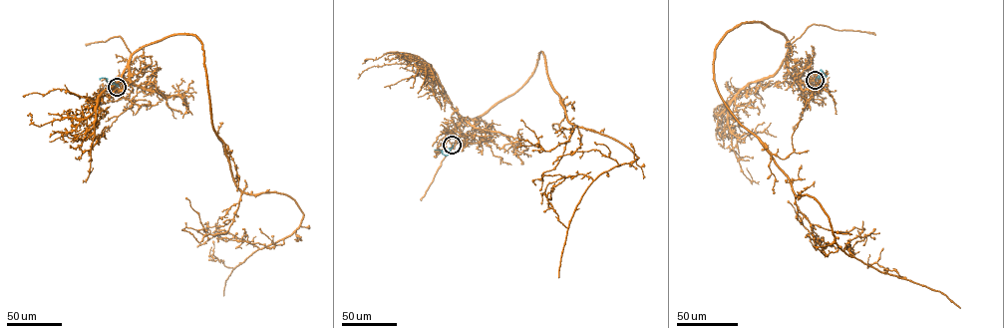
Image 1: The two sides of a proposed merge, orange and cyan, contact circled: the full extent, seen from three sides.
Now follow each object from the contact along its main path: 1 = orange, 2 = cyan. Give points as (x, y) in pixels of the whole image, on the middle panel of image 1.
1: (452, 145), (464, 119), (513, 94), (541, 52), (566, 119), (638, 158), (587, 188), (558, 277)
2: (452, 145), (446, 155), (434, 149)

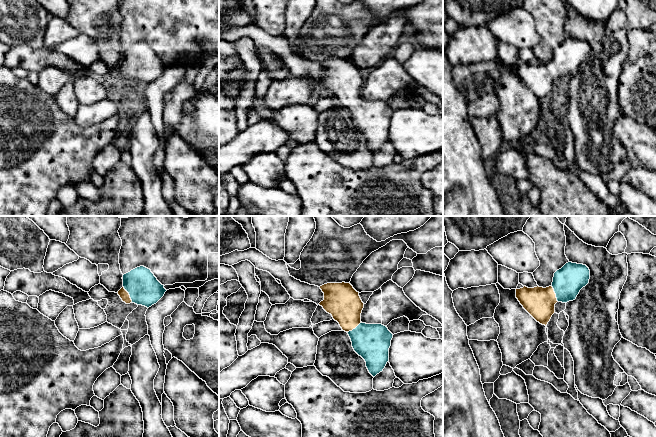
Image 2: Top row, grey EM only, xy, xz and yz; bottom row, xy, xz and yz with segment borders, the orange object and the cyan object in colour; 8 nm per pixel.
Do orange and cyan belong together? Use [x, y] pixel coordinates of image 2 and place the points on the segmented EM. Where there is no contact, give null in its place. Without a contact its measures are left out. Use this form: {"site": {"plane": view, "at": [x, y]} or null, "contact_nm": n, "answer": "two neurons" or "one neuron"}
{"site": {"plane": "xy", "at": [128, 294]}, "contact_nm": 150, "answer": "one neuron"}

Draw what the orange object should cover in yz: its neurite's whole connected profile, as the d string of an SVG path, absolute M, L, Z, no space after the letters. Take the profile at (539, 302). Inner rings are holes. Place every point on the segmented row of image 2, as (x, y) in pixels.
M568 262L554 273L551 286L524 286L516 289L516 298L537 322L546 326L555 313L555 304L575 300L589 279L590 270L586 265Z

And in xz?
M327 283L320 289L324 300L319 305L348 333L354 351L365 360L369 373L375 377L389 362L393 334L382 324L361 322L364 303L350 283Z

